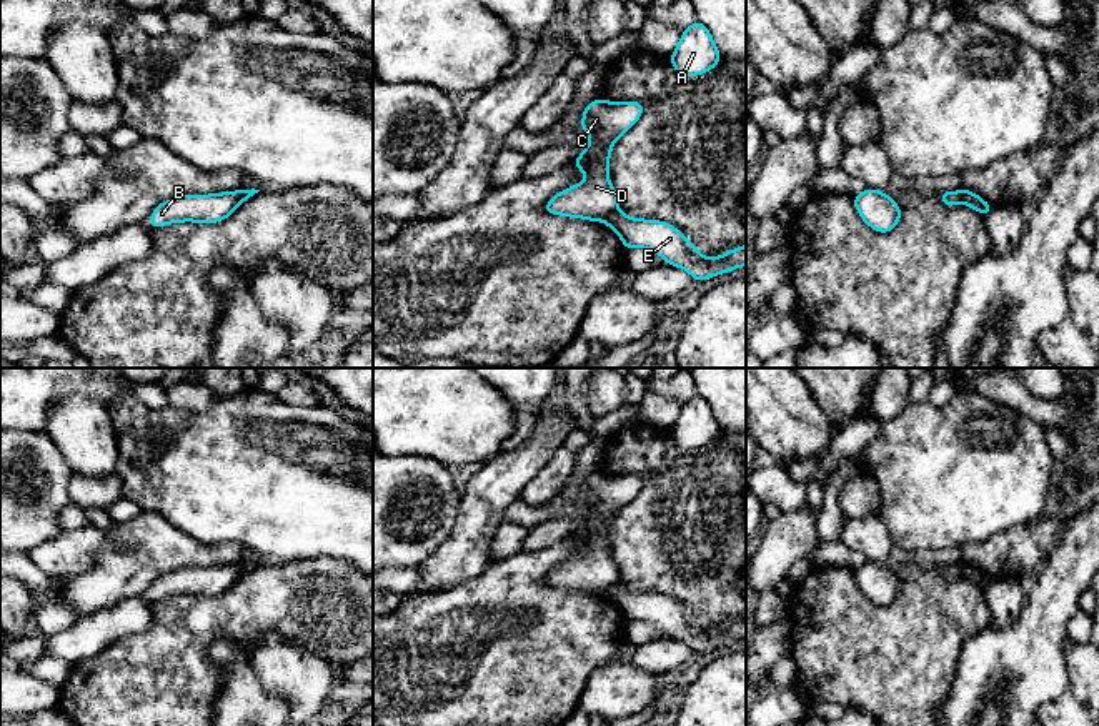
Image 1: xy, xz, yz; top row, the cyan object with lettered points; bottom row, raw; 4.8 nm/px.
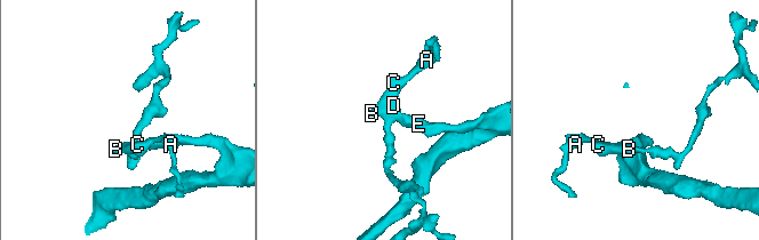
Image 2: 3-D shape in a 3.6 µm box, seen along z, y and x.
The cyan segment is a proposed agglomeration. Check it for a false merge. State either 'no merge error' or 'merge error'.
merge error

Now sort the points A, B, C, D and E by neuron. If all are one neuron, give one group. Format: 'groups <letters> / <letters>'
groups A B C D / E

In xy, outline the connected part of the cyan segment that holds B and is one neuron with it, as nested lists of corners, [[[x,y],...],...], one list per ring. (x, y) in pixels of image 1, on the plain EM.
[[[240,563],[213,568],[185,568],[158,578],[150,589],[150,598],[158,601],[180,594],[216,596],[230,589],[240,578]]]

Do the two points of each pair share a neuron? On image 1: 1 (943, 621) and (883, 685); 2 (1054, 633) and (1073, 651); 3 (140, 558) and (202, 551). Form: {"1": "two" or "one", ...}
{"1": "one", "2": "two", "3": "one"}

